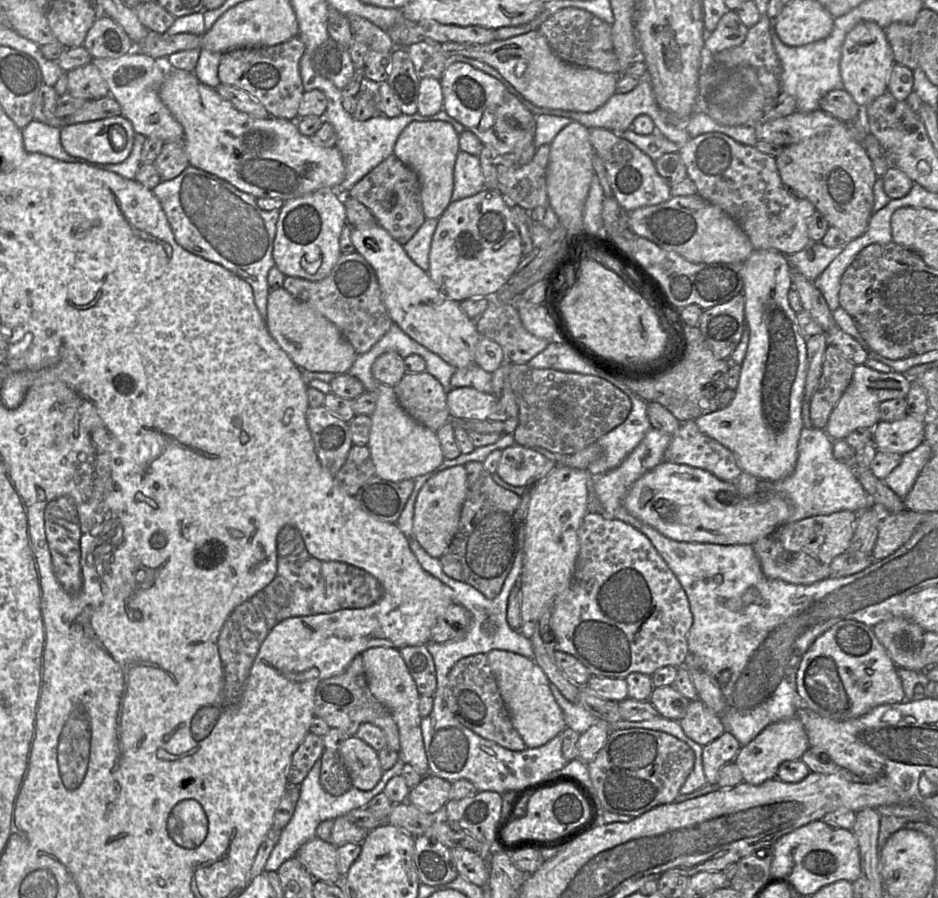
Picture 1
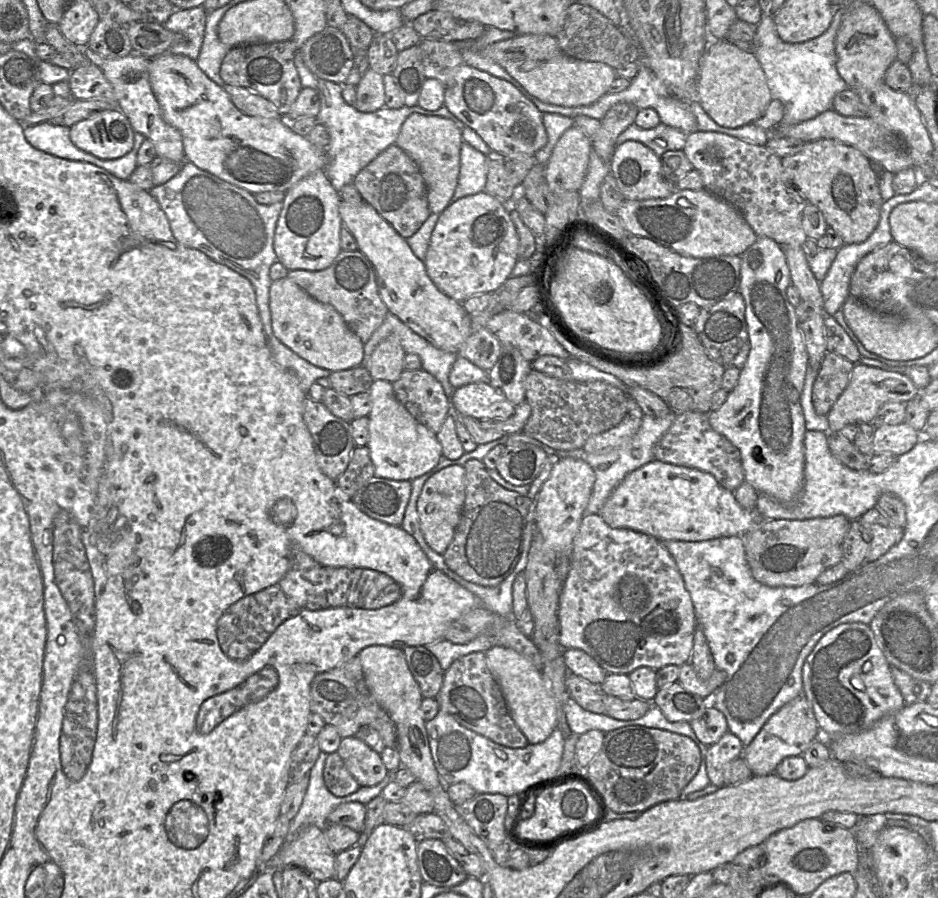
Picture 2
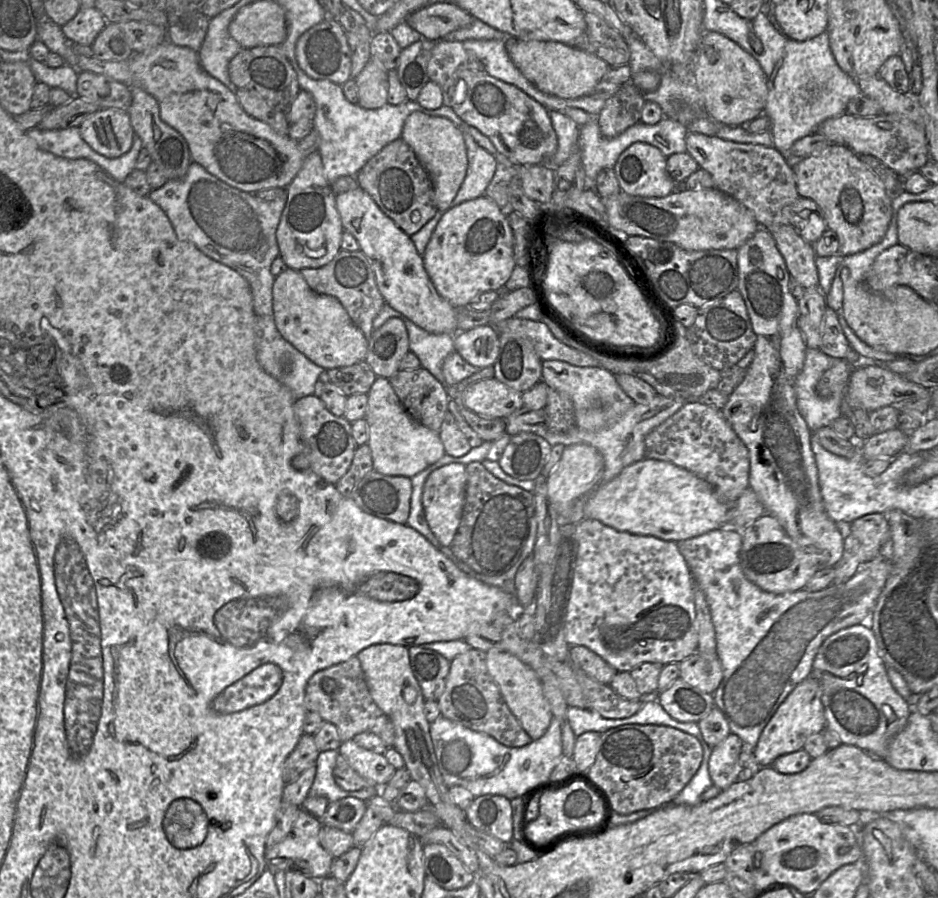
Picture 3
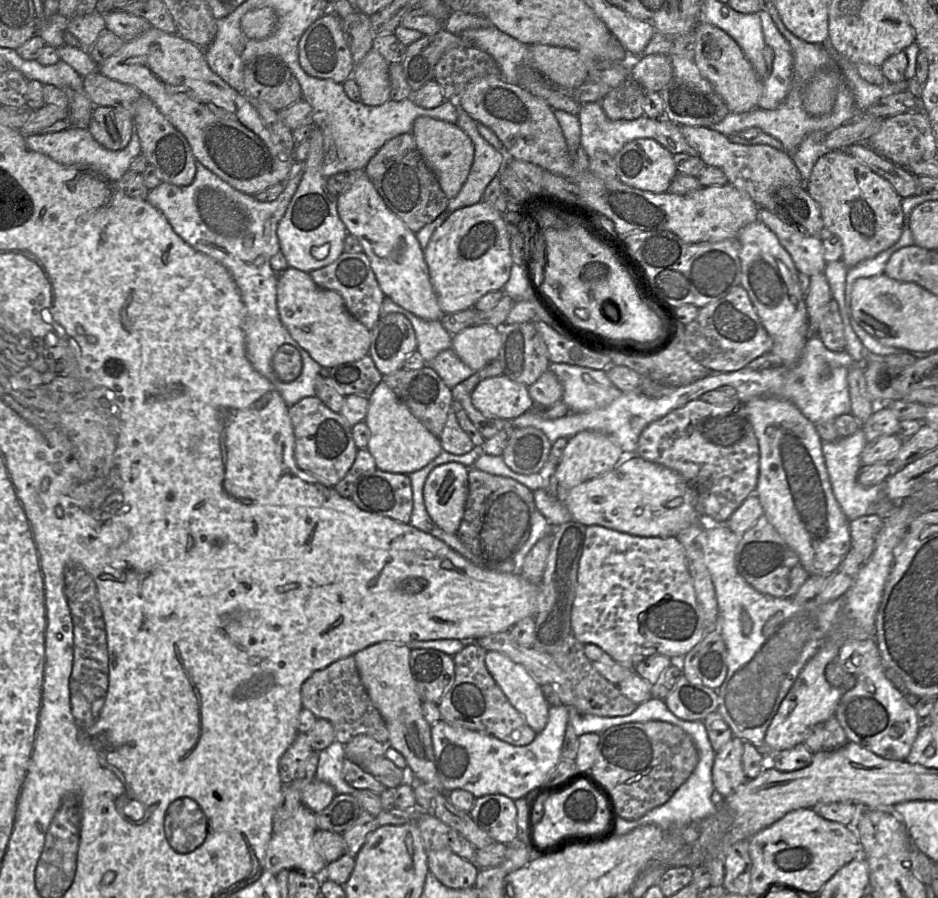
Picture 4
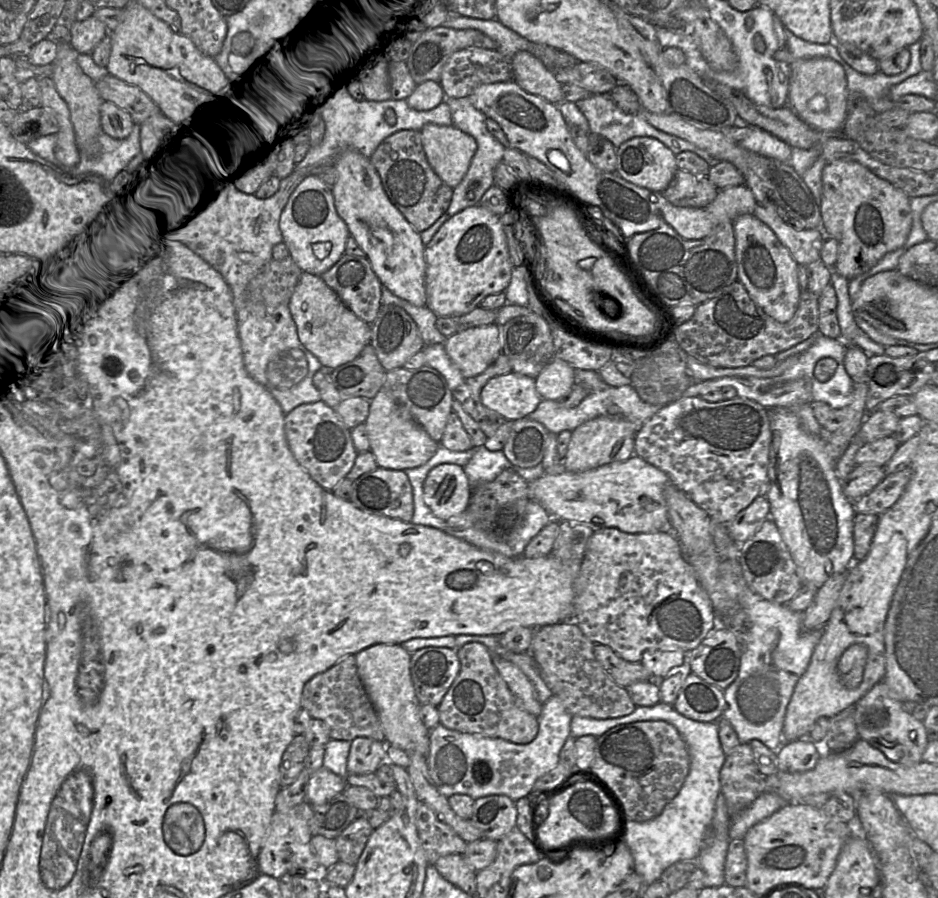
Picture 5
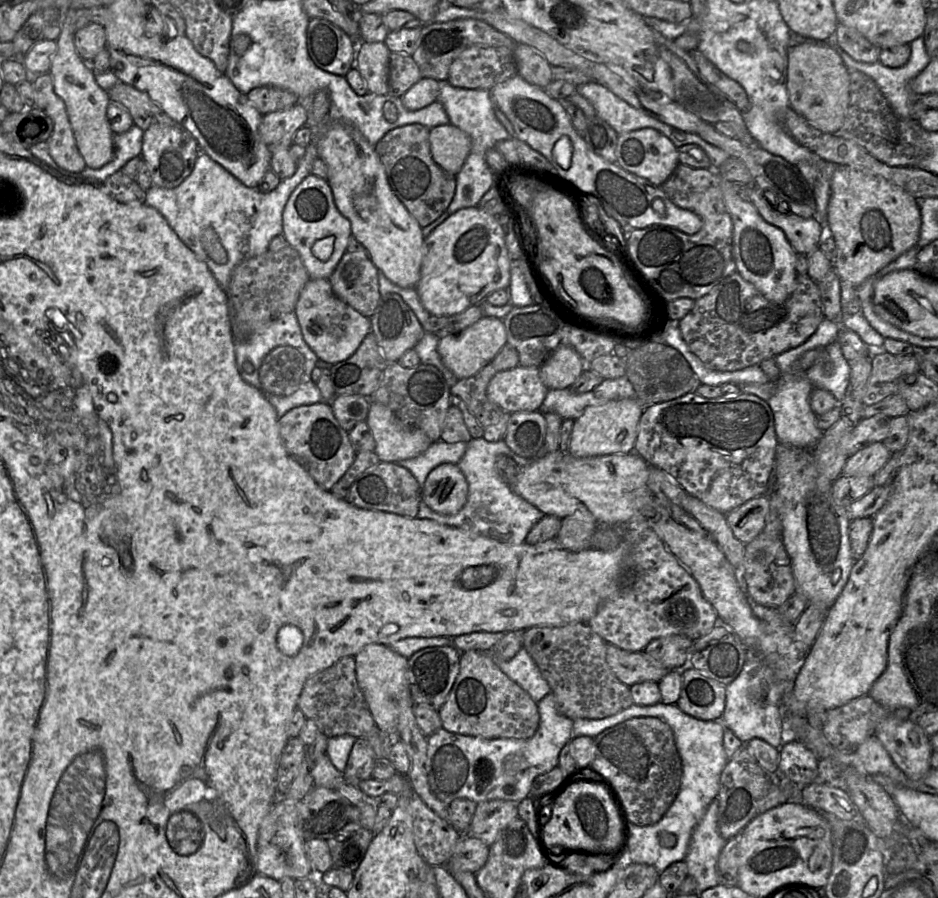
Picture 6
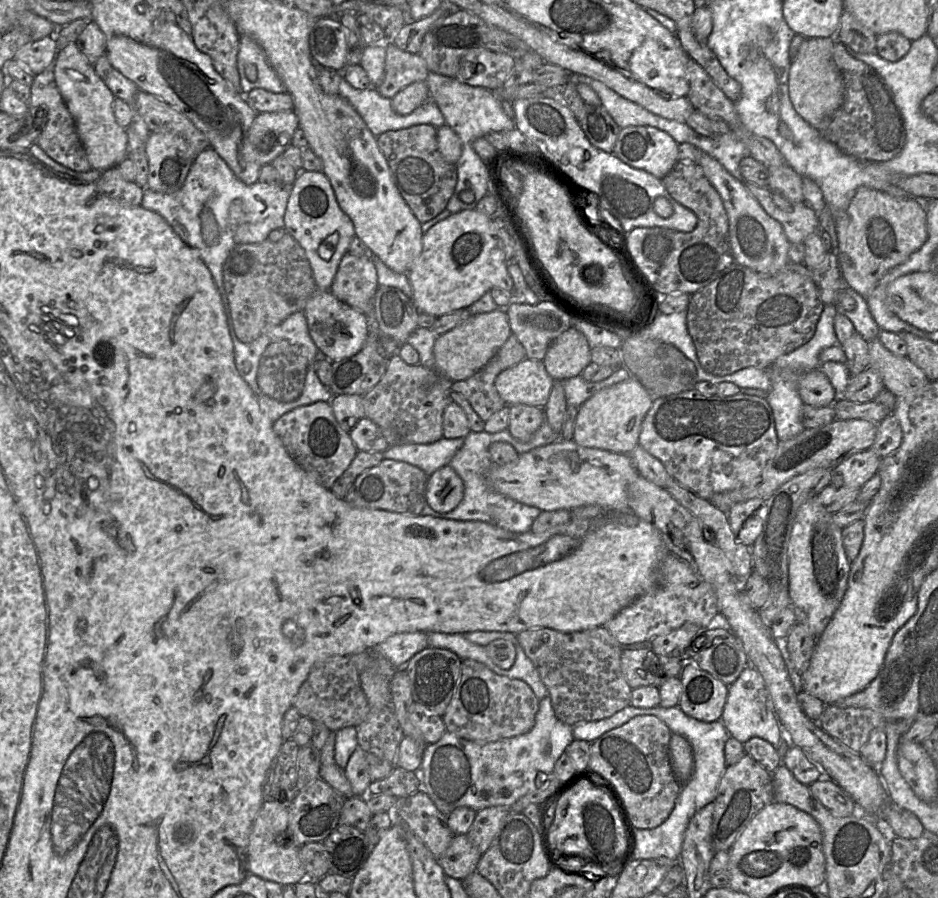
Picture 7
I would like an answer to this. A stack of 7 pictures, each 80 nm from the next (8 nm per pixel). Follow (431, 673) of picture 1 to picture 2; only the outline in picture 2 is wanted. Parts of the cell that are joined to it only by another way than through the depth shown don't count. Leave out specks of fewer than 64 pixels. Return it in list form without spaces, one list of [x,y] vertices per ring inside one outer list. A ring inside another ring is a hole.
[[[424,646],[403,649],[407,666],[419,685],[423,698],[436,698],[444,678],[437,658]]]

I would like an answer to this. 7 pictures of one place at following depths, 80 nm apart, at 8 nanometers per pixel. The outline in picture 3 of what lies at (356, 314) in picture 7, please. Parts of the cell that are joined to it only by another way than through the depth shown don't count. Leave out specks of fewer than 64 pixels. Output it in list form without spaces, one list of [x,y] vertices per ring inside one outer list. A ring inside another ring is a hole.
[[[287,268],[275,277],[273,313],[283,338],[325,370],[365,361],[368,338],[337,298],[313,291],[299,271]]]

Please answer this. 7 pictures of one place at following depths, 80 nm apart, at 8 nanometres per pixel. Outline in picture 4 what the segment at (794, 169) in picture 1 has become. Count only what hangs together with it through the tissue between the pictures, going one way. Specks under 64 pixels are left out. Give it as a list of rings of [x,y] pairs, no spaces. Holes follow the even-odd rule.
[[[832,150],[821,156],[805,188],[820,207],[826,232],[840,238],[841,261],[847,268],[889,249],[901,237],[905,220],[903,198],[886,179],[845,151]]]

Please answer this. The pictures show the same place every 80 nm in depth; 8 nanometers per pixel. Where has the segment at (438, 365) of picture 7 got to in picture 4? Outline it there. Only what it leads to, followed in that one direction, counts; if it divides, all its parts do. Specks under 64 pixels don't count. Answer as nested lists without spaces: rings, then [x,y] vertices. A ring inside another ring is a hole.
[[[486,324],[468,327],[452,336],[451,348],[468,367],[479,371],[499,356],[500,328]]]

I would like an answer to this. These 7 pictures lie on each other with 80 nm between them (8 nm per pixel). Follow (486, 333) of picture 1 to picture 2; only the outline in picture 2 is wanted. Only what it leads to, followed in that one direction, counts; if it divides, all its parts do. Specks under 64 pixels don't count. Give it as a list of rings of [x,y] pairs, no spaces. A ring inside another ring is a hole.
[[[506,309],[492,317],[485,327],[502,345],[512,345],[529,362],[543,355],[556,356],[562,360],[571,358],[548,329],[526,313]]]

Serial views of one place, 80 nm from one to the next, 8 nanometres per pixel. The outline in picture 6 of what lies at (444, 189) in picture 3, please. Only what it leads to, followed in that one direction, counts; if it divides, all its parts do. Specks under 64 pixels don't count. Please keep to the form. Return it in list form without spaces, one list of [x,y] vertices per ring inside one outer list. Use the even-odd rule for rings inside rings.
[[[452,124],[430,129],[429,142],[435,163],[453,176],[460,172],[472,149],[469,134]]]

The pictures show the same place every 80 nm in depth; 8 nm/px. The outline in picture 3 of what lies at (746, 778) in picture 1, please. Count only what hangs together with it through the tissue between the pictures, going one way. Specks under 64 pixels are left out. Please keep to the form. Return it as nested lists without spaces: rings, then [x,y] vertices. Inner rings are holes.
[[[810,675],[800,682],[777,708],[753,748],[753,754],[761,767],[772,766],[779,756],[803,749],[807,738],[823,732],[825,727],[820,685]]]

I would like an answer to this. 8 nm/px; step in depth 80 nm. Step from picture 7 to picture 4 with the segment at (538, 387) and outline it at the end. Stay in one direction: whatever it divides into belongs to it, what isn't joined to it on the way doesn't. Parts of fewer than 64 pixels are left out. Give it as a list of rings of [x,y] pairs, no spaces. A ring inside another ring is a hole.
[[[505,375],[481,381],[474,388],[471,401],[485,416],[506,420],[513,420],[532,409],[534,405],[528,387]]]

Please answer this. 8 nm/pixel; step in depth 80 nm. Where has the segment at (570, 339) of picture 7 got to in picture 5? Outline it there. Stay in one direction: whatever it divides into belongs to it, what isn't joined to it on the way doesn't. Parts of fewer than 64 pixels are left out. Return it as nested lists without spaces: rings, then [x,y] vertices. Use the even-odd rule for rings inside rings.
[[[553,358],[535,378],[542,399],[555,400],[566,396],[575,384],[575,368],[564,360]]]

